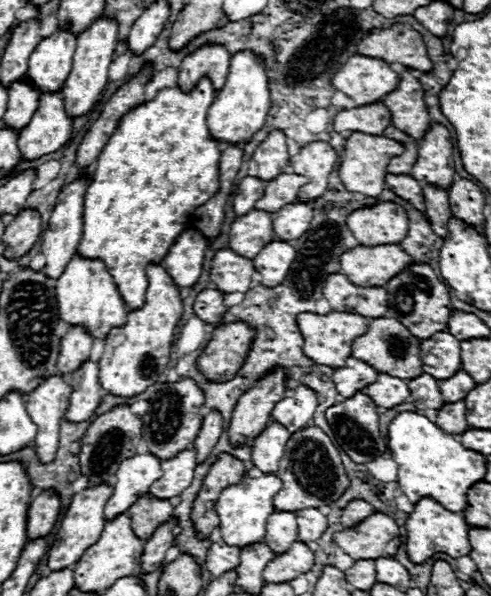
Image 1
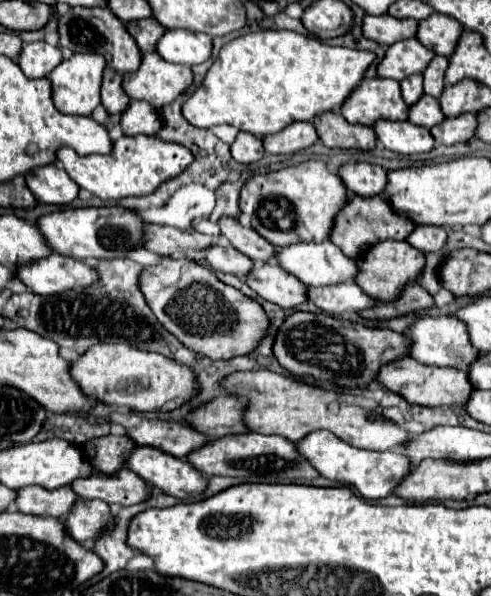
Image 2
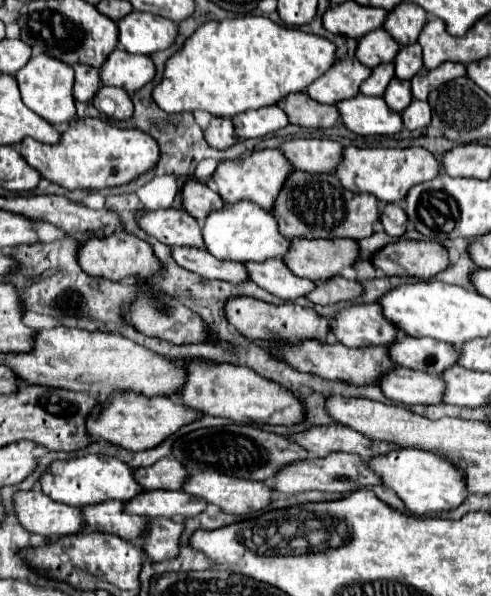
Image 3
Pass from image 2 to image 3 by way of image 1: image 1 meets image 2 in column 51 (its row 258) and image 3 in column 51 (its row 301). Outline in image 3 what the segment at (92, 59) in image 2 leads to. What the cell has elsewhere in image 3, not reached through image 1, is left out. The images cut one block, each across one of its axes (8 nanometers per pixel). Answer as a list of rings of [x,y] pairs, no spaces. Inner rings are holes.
[[[40,54],[40,56],[32,56],[28,64],[14,74],[14,78],[18,80],[24,104],[30,110],[34,110],[38,116],[48,120],[50,124],[62,124],[76,118],[76,100],[72,94],[72,88],[74,88],[72,66],[58,62],[56,58],[50,58],[46,54]]]

